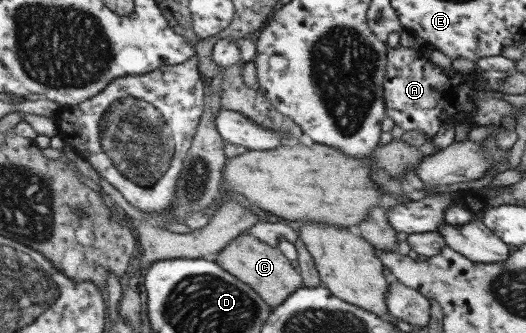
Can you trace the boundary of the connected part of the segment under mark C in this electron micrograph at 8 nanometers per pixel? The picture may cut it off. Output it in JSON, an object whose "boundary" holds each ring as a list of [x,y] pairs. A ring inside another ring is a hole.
{"boundary":[[[246,231],[219,252],[215,262],[241,282],[248,284],[271,308],[279,306],[303,284],[300,272],[293,268],[291,261],[281,253],[278,246],[269,246],[252,234],[246,234]]]}

